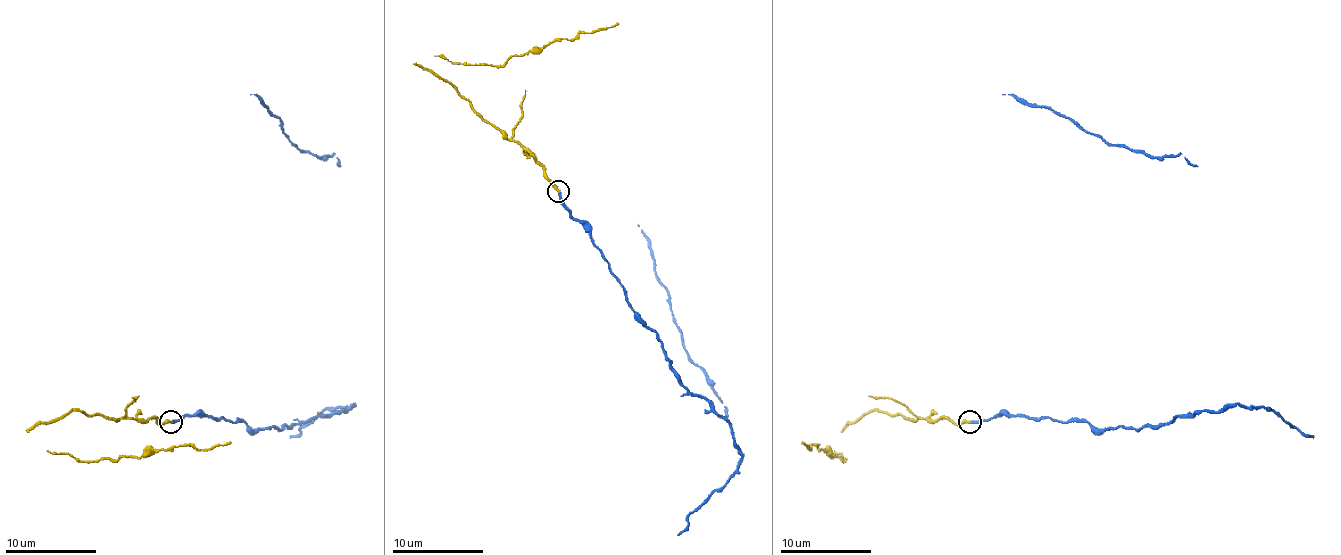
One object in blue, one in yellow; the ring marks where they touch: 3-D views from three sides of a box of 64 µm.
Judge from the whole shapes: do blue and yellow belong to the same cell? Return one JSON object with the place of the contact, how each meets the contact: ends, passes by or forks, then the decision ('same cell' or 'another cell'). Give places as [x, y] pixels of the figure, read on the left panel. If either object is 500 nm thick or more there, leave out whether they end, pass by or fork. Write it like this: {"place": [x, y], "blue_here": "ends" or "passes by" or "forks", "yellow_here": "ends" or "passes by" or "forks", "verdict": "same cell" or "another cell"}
{"place": [171, 422], "blue_here": "ends", "yellow_here": "ends", "verdict": "another cell"}

